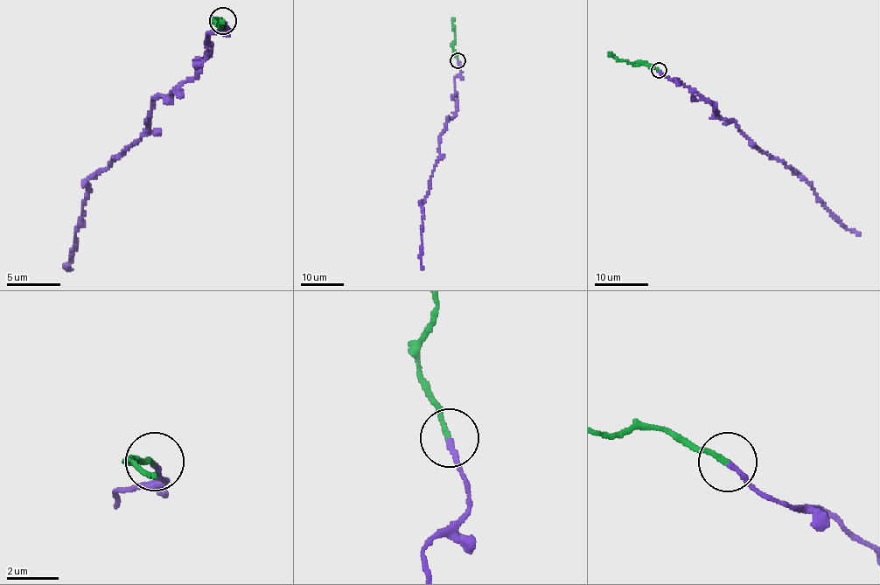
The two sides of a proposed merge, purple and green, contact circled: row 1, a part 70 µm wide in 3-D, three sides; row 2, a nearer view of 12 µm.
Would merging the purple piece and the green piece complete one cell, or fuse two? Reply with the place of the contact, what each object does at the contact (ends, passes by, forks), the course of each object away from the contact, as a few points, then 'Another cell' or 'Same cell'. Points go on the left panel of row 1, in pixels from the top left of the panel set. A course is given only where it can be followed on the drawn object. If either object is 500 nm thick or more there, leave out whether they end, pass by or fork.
Place: (223, 21). At the ring purple ends. At the ring green ends. Course of purple: (224, 22), (227, 29), (206, 33), (212, 46), (195, 77), (151, 100), (140, 139), (87, 179), (66, 268). Course of green: (224, 22), (213, 20), (223, 28), (220, 29), (223, 21). Same cell

